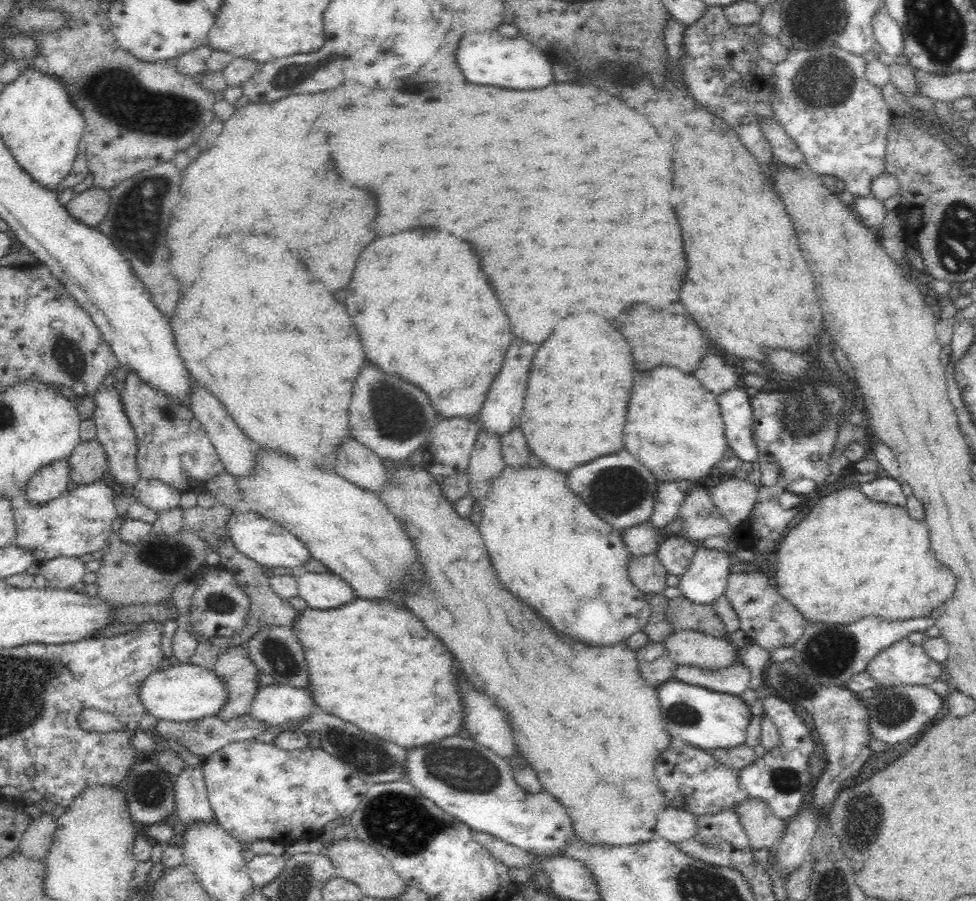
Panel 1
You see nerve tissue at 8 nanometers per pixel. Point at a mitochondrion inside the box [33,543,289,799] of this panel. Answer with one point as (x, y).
(218, 601)

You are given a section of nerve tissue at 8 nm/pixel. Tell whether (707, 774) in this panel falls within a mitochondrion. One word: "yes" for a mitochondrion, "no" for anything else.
no

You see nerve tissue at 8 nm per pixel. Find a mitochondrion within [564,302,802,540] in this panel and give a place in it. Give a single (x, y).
(617, 490)

